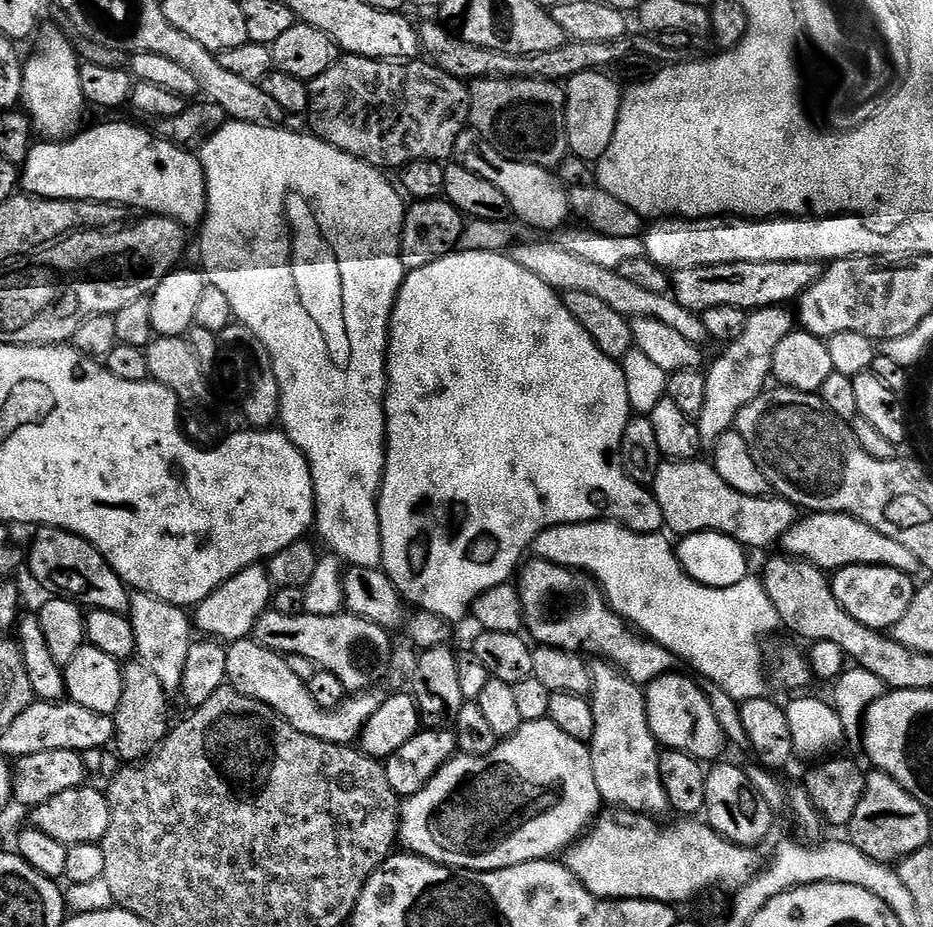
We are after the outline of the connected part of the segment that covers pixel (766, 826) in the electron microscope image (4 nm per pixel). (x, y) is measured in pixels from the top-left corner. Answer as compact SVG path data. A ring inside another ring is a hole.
M724 763L709 767L706 772L706 822L718 835L726 837L732 844L760 846L772 828L774 814L770 806L766 806L766 802L762 802L760 795L752 789L747 771L743 767L735 768L732 764Z

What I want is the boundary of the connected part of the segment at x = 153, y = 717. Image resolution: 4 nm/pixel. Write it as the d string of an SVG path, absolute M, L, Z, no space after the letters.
M139 660L129 661L124 667L122 697L113 716L115 734L114 749L124 760L140 760L148 756L168 732L169 693L158 681L154 672Z

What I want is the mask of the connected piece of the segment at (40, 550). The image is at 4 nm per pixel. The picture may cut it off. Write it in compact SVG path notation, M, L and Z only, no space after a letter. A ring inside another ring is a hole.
M40 528L37 533L32 540L32 549L26 552L26 568L32 571L33 578L48 594L62 600L73 600L88 610L129 611L129 589L89 540L61 528Z

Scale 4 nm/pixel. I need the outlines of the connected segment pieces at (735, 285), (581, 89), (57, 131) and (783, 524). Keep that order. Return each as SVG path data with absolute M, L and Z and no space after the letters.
M738 262L691 268L675 273L674 295L686 310L701 314L714 306L738 306L745 310L778 308L799 301L800 295L818 282L821 271L821 265L814 262Z
M604 70L578 73L566 81L564 102L564 125L568 135L568 149L571 155L589 162L598 162L614 138L618 126L618 114L622 99L622 88L615 79L611 80Z
M43 28L39 29L35 37L36 53L29 60L27 57L22 64L24 69L22 108L32 121L37 137L48 142L70 140L81 131L85 123L83 120L86 101L82 94L82 86L78 82L82 61L76 55L76 48L67 35L64 37L56 28Z
M704 458L661 463L650 491L660 507L663 527L669 528L669 533L696 536L699 532L712 532L716 536L728 536L748 550L779 545L798 519L796 505L782 496L747 496L734 490L734 486L726 486L726 482L718 478L716 469Z

